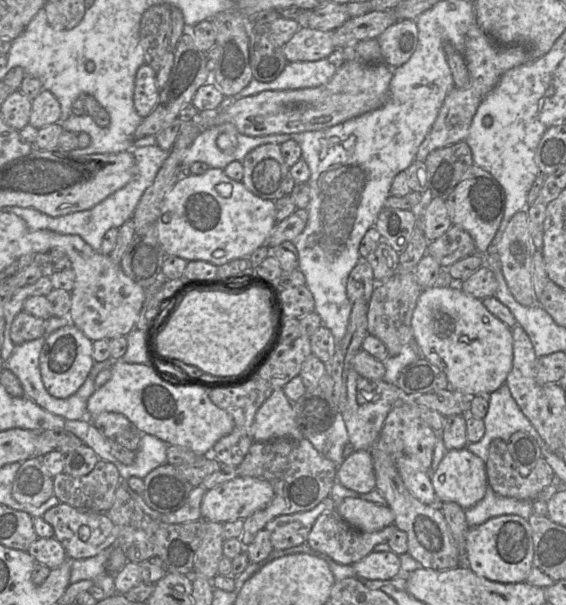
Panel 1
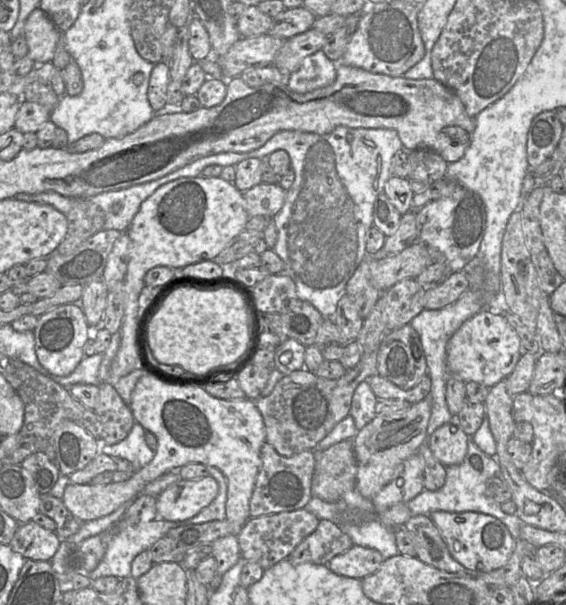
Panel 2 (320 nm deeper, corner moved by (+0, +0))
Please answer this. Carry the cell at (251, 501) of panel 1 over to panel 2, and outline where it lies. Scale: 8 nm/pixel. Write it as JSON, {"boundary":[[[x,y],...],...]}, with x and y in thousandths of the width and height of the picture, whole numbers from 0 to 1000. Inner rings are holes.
{"boundary":[[[371,785],[353,792],[318,792],[277,820],[276,841],[279,855],[295,861],[325,861],[339,856],[371,835],[385,818],[385,813],[387,802]]]}

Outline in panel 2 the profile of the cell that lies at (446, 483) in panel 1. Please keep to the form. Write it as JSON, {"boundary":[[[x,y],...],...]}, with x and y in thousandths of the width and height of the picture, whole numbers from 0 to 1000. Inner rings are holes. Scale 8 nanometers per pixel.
{"boundary":[[[800,693],[772,707],[756,724],[754,734],[767,755],[790,772],[820,760],[830,724]]]}

